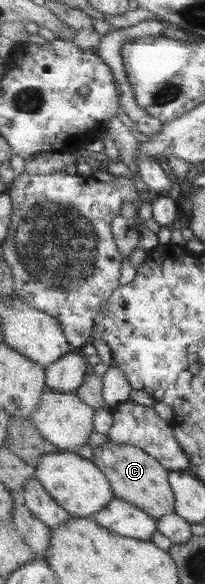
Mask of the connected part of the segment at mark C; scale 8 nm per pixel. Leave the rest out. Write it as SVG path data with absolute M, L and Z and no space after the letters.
M110 439L93 450L93 461L105 472L115 497L132 502L157 520L163 515L176 512L176 493L170 484L170 470L159 460L135 445L115 443Z

